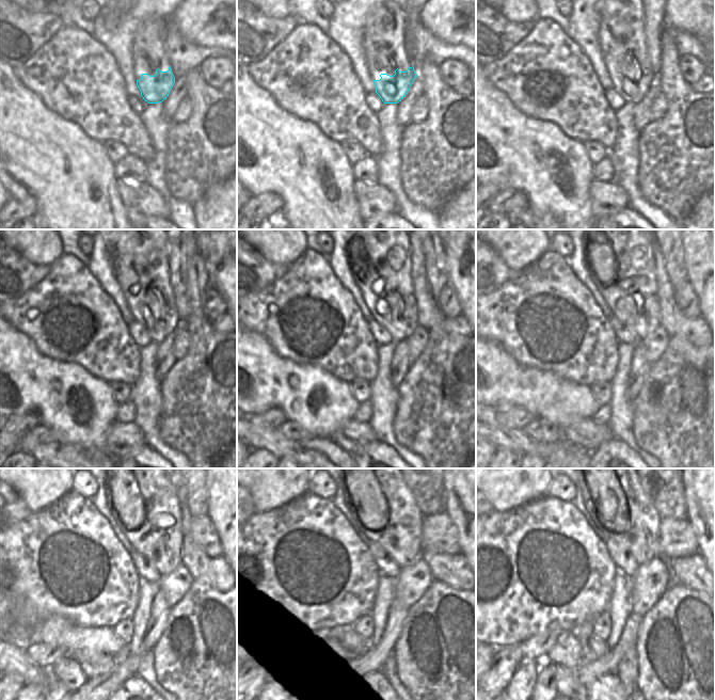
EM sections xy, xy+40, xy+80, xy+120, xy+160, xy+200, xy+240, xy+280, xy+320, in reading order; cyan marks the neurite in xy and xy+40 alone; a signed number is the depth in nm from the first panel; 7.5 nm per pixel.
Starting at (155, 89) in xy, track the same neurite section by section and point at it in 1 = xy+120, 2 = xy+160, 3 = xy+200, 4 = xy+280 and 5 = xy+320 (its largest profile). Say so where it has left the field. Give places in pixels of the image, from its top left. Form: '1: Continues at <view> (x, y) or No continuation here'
1: Continues at xy+120 (158, 328)
2: Continues at xy+160 (400, 329)
3: Continues at xy+200 (642, 328)
4: Continues at xy+280 (411, 558)
5: Continues at xy+320 (649, 557).

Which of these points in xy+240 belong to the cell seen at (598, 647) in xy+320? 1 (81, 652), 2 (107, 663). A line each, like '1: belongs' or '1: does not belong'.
1: belongs
2: does not belong

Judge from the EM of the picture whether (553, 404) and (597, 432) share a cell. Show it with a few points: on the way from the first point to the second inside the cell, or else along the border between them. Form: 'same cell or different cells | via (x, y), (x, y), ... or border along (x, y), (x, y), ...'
different cells | border along (592, 416), (580, 418), (559, 428)

